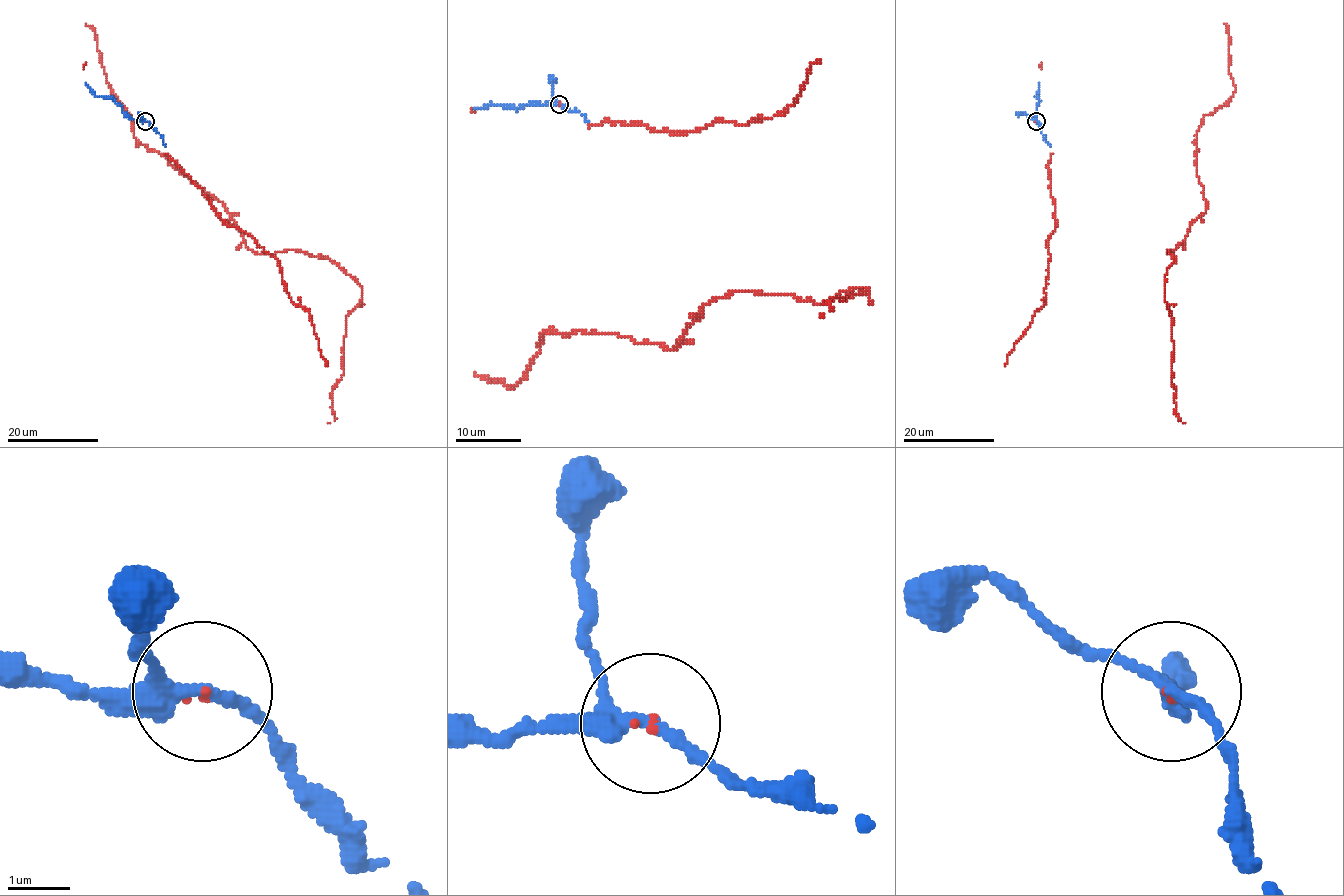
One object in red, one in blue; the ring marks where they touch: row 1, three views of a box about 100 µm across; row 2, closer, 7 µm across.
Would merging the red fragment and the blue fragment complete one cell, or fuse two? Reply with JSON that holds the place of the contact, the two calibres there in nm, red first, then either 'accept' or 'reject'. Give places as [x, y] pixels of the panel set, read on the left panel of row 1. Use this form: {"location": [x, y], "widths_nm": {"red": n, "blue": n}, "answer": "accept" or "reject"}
{"location": [145, 121], "widths_nm": {"red": 60, "blue": 200}, "answer": "accept"}

